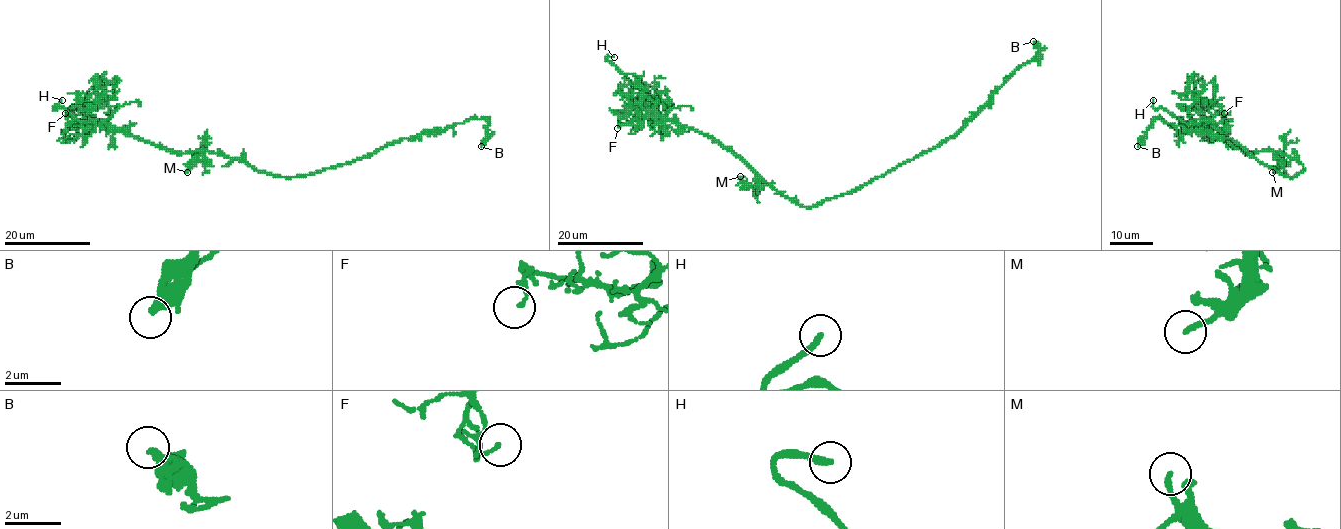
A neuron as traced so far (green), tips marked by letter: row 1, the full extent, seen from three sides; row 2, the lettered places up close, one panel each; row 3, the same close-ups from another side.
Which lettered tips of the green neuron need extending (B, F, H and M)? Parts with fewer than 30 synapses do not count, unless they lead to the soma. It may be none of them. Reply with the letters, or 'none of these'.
H

